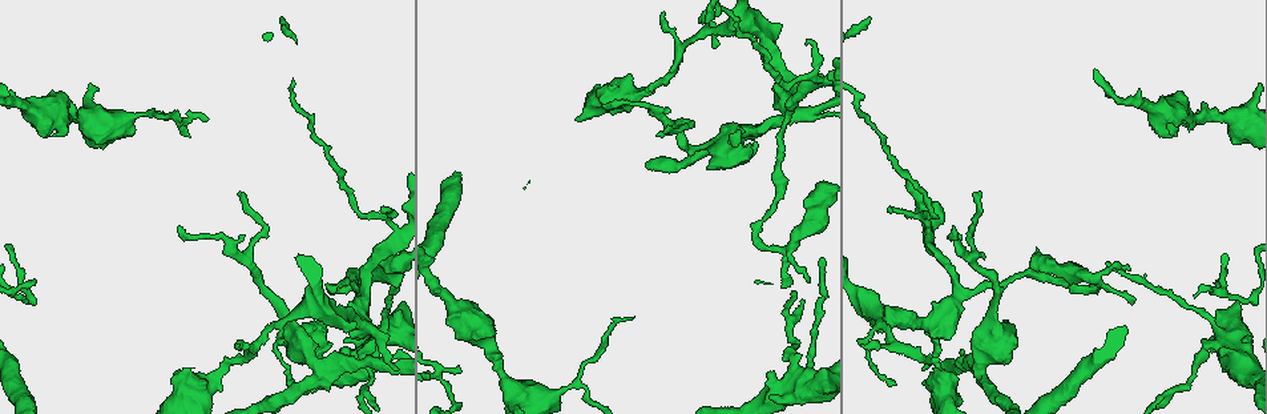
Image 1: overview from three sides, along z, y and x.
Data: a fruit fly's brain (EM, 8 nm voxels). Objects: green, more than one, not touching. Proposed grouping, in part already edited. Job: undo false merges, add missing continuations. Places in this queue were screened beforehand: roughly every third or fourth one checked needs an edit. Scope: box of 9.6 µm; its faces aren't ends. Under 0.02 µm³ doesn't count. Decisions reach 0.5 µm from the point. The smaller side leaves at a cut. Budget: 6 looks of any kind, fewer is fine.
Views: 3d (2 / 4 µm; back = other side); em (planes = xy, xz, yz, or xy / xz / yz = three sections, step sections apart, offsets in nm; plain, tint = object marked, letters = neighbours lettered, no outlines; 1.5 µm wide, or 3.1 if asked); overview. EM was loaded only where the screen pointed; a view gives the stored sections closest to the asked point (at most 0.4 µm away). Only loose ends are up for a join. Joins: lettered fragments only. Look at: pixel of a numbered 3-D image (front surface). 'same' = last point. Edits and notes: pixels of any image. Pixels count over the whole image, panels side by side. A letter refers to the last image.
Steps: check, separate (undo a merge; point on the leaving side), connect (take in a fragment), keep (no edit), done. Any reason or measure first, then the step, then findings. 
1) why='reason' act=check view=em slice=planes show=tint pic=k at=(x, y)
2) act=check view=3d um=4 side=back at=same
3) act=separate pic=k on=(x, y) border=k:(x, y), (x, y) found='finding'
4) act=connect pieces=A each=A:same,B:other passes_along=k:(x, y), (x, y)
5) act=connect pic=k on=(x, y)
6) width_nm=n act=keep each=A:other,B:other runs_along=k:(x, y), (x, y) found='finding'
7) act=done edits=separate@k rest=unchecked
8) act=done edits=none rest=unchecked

act=check view=3d um=2 pic=1 at=(576, 380)

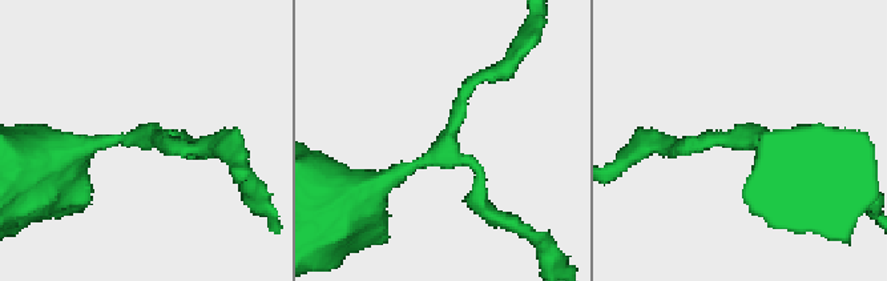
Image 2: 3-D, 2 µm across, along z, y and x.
act=check view=em slice=planes show=tint pic=2 at=(746, 136)

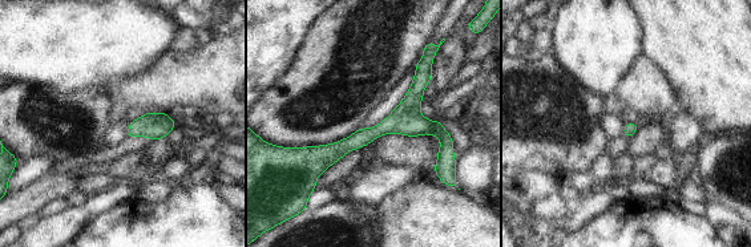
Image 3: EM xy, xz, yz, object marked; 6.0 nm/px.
why='see the neighbours' act=check view=em slice=planes show=letters at=same

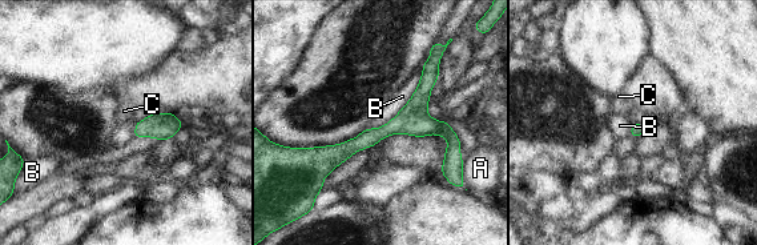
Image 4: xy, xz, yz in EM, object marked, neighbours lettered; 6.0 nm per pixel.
act=keep each=A:other,B:other,C:other runs_along=4:(441, 48), (418, 104), (345, 152) found='all the same neuron'

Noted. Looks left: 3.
why='branch stops here' act=check view=3d um=4 pic=1 at=(954, 227)

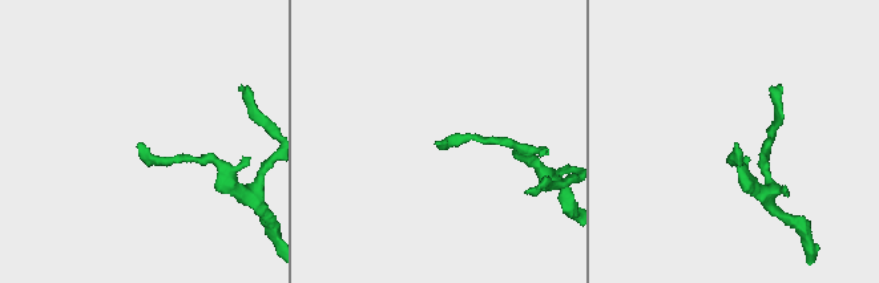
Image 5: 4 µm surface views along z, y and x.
act=check view=em slice=planes show=letters pic=5 at=(438, 144)

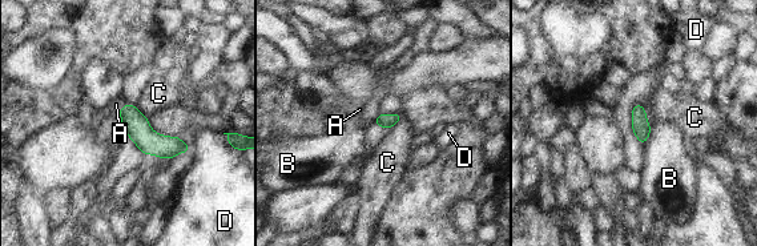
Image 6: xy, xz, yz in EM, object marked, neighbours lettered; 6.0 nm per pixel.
act=connect pieces=A each=A:same,B:other,C:other,D:other passes_along=6:(135, 124), (121, 108), (116, 104) found='it goes on there'

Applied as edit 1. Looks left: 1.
why='thin end' act=check view=em slice=xy step=4 show=letters pic=1 at=(893, 385)

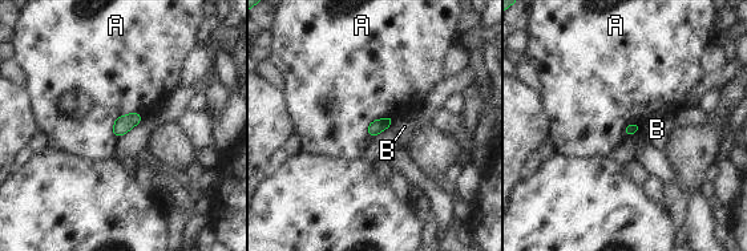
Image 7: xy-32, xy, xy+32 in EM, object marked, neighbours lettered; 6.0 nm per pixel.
width_nm=70 act=keep each=A:other,B:other border=7:(138, 112), (121, 114), (112, 134) found='no lettered fragment goes on from it'

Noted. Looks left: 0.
act=done edits=connect@6 rest=unchecked

